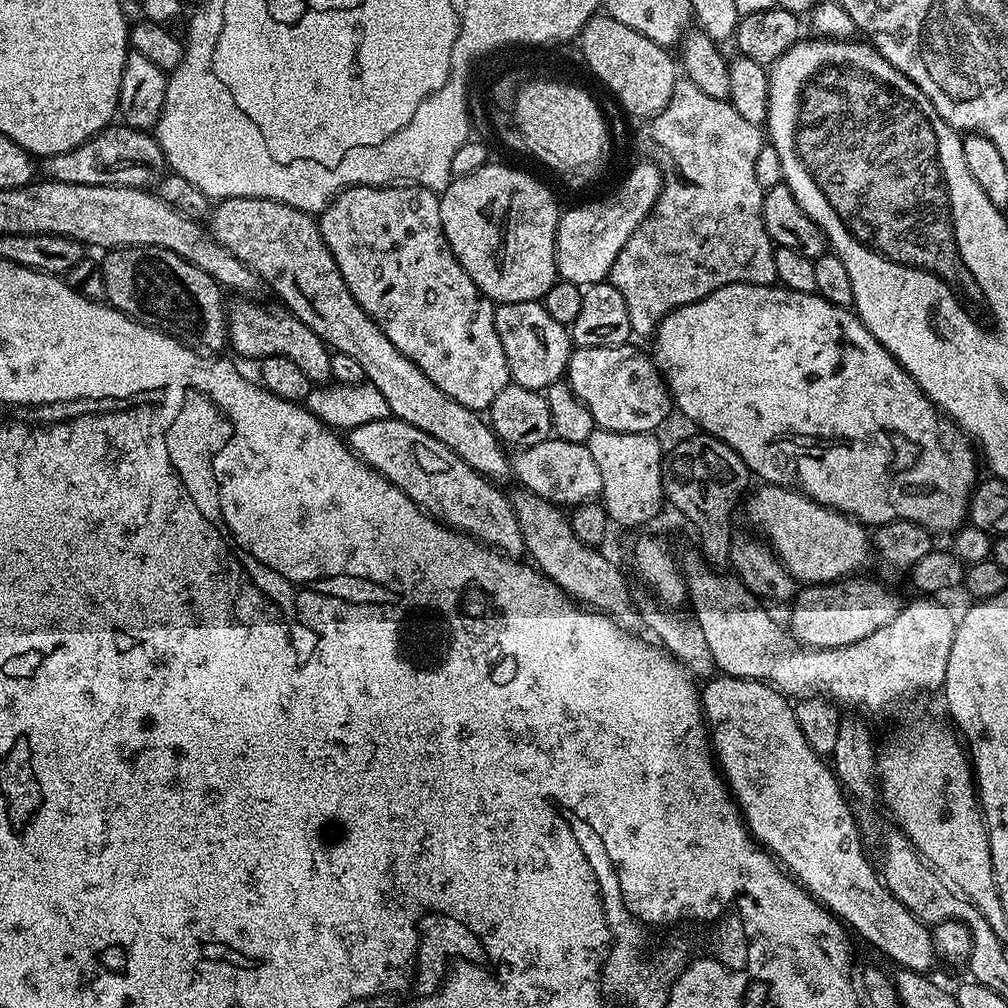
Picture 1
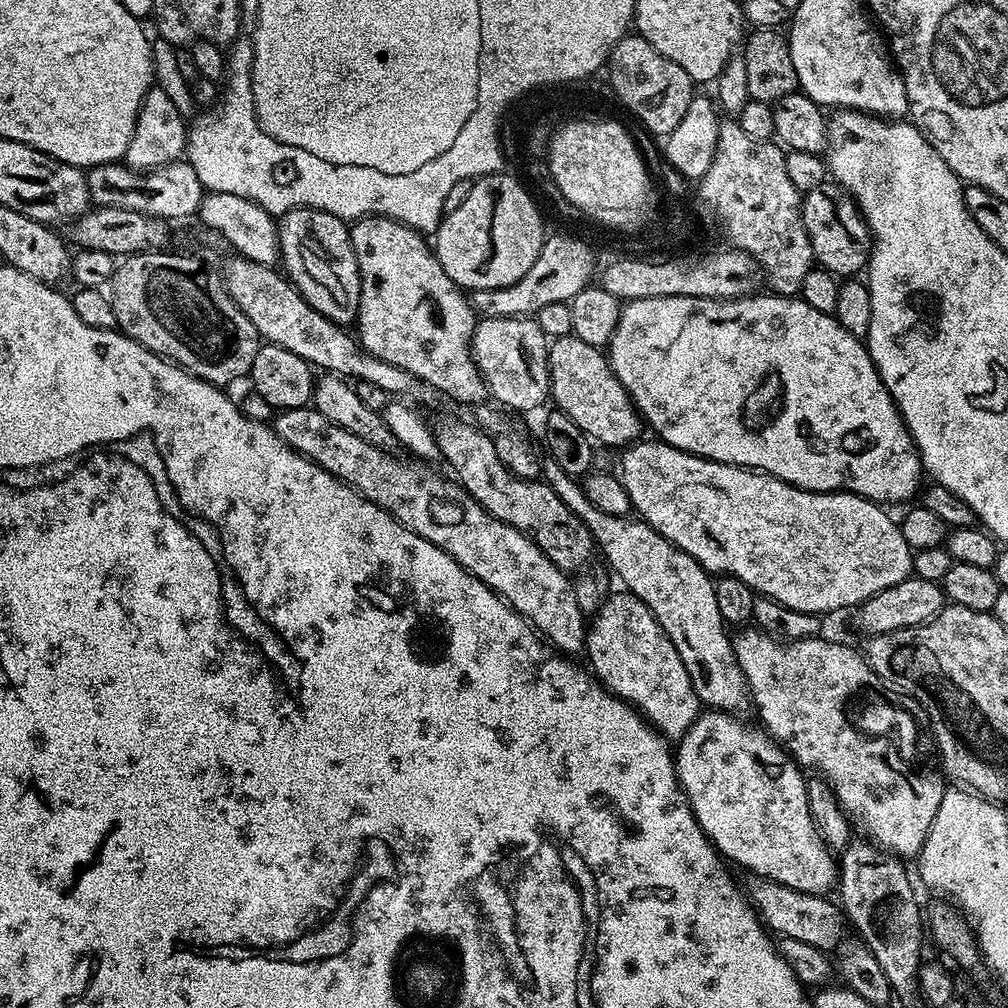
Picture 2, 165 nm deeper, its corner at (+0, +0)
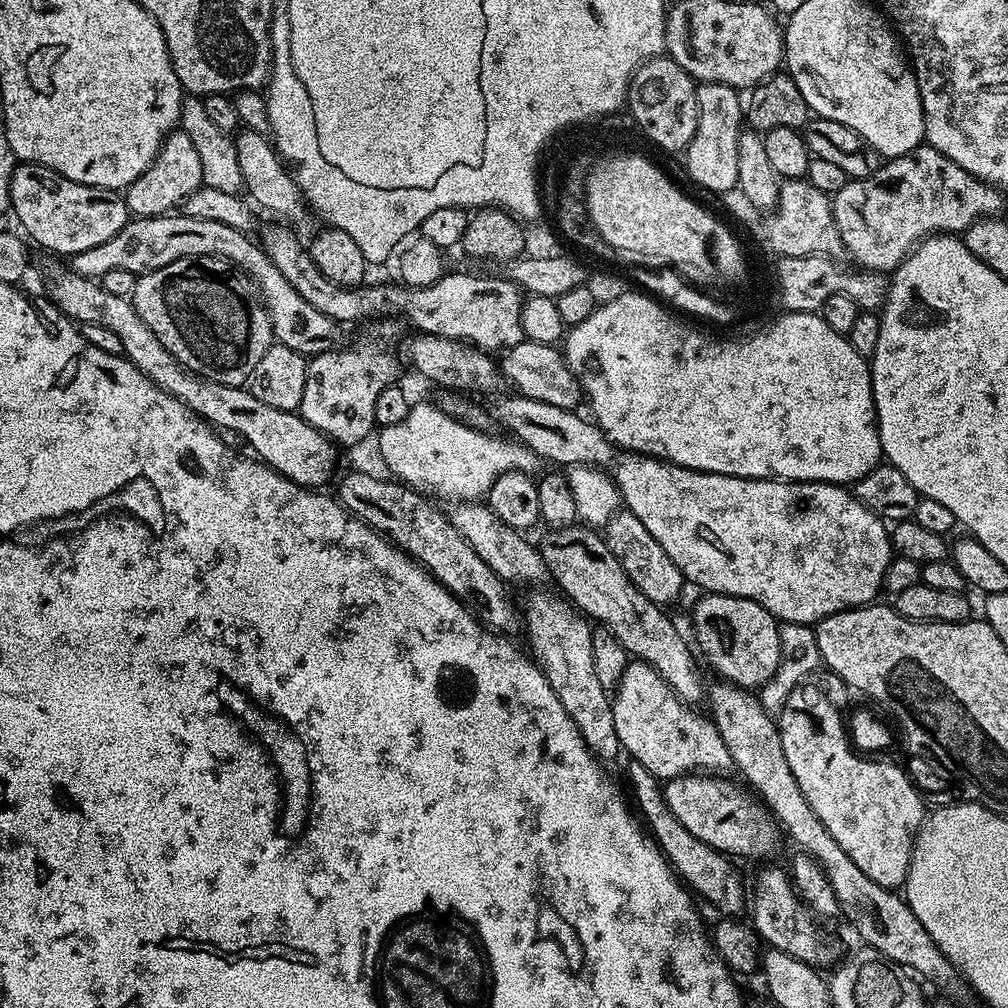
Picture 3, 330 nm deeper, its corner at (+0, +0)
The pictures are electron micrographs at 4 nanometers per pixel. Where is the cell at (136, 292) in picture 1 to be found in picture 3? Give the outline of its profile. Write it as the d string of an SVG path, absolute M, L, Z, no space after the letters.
M187 256L178 262L170 262L170 266L139 273L130 299L134 310L138 310L138 318L146 322L154 338L158 338L158 342L170 350L170 354L183 368L214 382L244 386L247 385L254 363L252 320L259 316L261 319L262 308L249 285L239 275L224 276L224 268L225 261L217 256Z

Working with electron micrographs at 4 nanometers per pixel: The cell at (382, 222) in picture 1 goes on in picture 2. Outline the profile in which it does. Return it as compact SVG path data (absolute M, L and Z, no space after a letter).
M364 216L351 225L352 245L360 271L360 309L354 332L365 352L390 362L436 388L437 393L450 396L462 404L479 405L486 389L480 371L472 361L472 335L478 313L472 307L465 289L455 284L436 261L436 253L416 229L385 216Z

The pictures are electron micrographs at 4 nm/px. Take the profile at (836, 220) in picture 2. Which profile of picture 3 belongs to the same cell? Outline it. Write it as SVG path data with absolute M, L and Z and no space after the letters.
M927 142L901 156L893 156L881 163L874 178L867 180L849 179L842 190L832 196L832 213L838 226L838 234L842 234L845 253L857 260L861 269L881 274L891 273L909 252L930 236L937 234L960 234L976 220L985 216L999 217L1004 208L1005 193L995 184L987 184L985 180L974 178L958 162L950 162L946 154L931 148Z

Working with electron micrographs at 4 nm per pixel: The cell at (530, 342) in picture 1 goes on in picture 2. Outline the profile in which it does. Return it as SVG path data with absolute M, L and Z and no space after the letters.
M486 316L472 335L472 361L480 371L489 397L516 412L532 412L550 396L548 345L542 326L532 316Z

